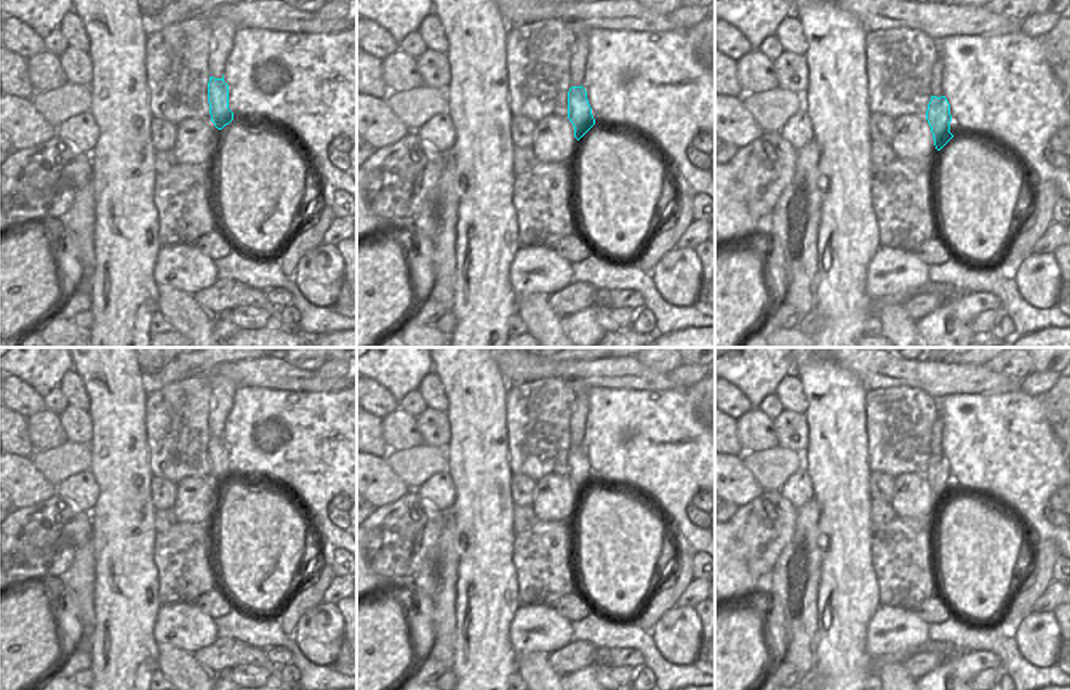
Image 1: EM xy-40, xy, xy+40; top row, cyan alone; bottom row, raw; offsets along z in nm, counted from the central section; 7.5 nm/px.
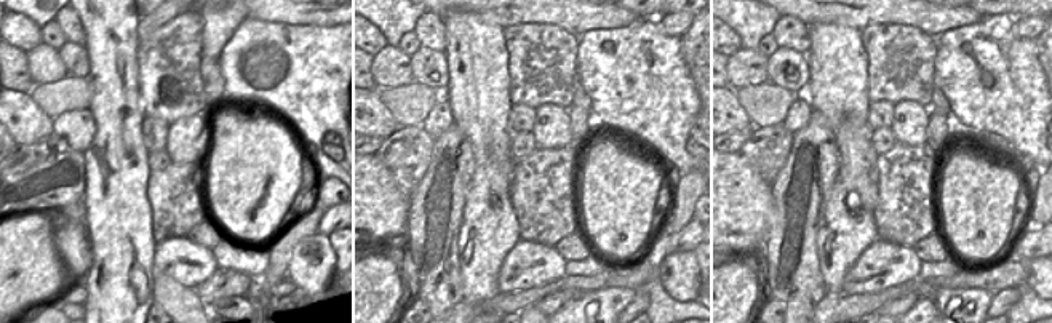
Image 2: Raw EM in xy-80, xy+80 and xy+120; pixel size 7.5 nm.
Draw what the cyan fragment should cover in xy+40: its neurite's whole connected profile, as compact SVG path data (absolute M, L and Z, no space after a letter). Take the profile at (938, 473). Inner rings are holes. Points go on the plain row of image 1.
M931 455L926 469L926 479L931 485L934 504L937 509L940 509L953 496L950 491L950 463L945 455Z

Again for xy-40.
M210 435L208 461L211 480L218 488L222 488L234 479L234 471L229 467L229 443L221 437Z

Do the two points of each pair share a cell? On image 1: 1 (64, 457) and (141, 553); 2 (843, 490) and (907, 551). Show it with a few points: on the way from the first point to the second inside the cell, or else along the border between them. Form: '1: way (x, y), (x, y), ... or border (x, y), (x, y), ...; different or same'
1: border (88, 444), (91, 453), (90, 468); different
2: border (872, 527), (870, 554), (874, 565); different

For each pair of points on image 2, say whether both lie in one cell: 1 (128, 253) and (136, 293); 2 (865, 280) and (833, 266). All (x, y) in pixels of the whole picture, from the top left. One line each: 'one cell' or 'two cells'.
1: one cell
2: two cells

